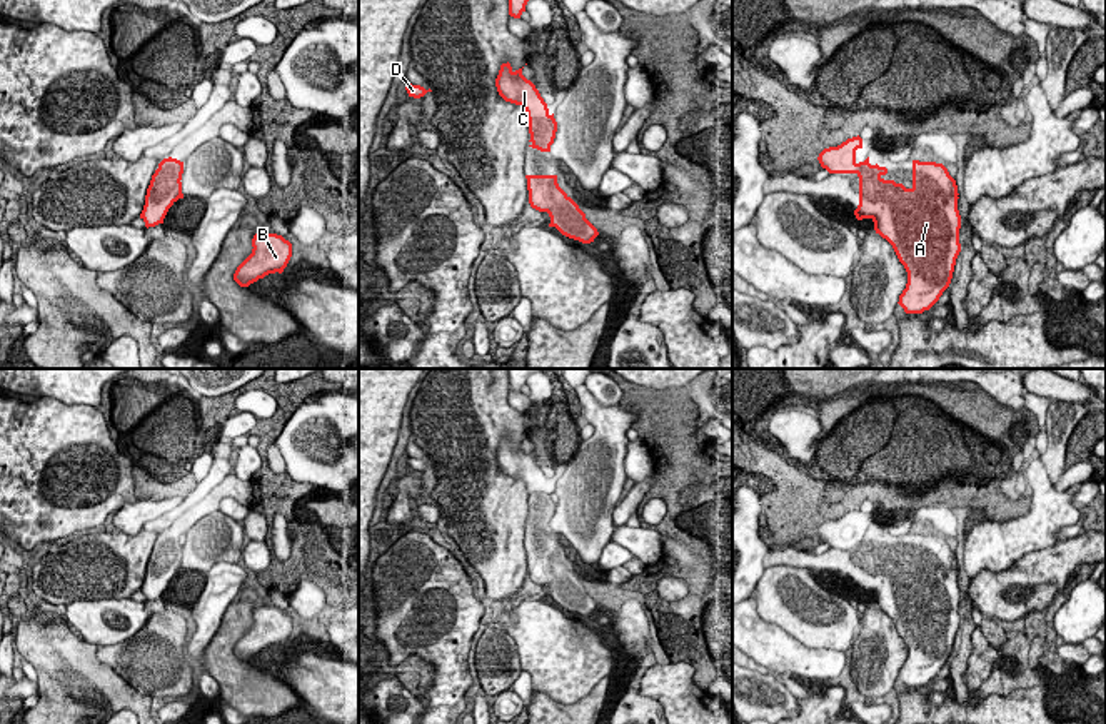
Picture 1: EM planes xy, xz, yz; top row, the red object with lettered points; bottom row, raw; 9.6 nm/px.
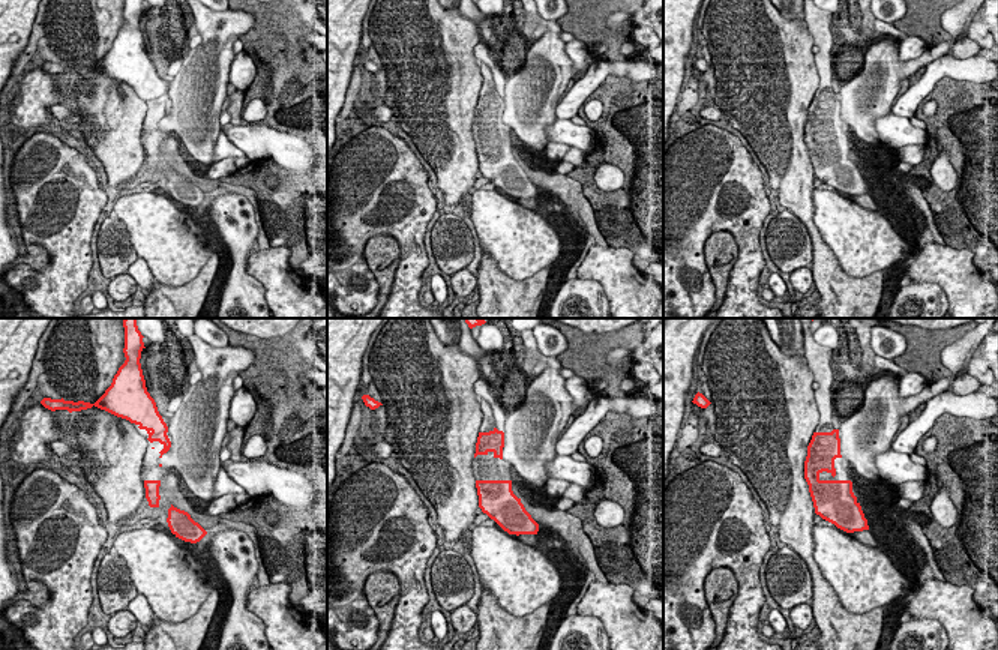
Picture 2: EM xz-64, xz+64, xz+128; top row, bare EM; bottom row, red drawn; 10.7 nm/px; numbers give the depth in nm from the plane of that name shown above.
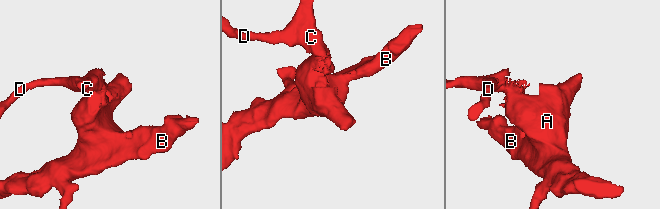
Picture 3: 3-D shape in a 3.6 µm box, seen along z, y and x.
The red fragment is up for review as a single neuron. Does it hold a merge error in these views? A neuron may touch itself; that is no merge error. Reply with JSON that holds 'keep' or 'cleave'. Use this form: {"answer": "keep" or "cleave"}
{"answer": "cleave"}

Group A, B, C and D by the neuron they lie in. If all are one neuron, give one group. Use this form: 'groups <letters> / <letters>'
groups A B / C D

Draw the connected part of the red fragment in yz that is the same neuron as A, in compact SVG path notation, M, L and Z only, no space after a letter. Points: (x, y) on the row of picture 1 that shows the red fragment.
M912 160L912 187L906 189L894 180L884 180L886 167L876 165L857 173L859 205L857 220L871 219L874 230L886 239L907 272L907 284L899 295L906 314L929 310L949 287L956 259L961 252L958 210L958 185L943 163Z

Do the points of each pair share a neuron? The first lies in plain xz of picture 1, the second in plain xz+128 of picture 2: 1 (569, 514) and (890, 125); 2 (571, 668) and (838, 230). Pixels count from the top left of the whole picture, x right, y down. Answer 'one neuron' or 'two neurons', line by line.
1: two neurons
2: one neuron

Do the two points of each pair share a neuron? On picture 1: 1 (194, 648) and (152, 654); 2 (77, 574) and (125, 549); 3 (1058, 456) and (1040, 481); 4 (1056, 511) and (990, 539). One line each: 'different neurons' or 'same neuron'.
1: different neurons
2: same neuron
3: different neurons
4: same neuron

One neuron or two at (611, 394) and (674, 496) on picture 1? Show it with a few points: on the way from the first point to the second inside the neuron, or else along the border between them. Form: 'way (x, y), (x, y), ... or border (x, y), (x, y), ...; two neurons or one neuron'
border (618, 386), (621, 389), (619, 404); two neurons

